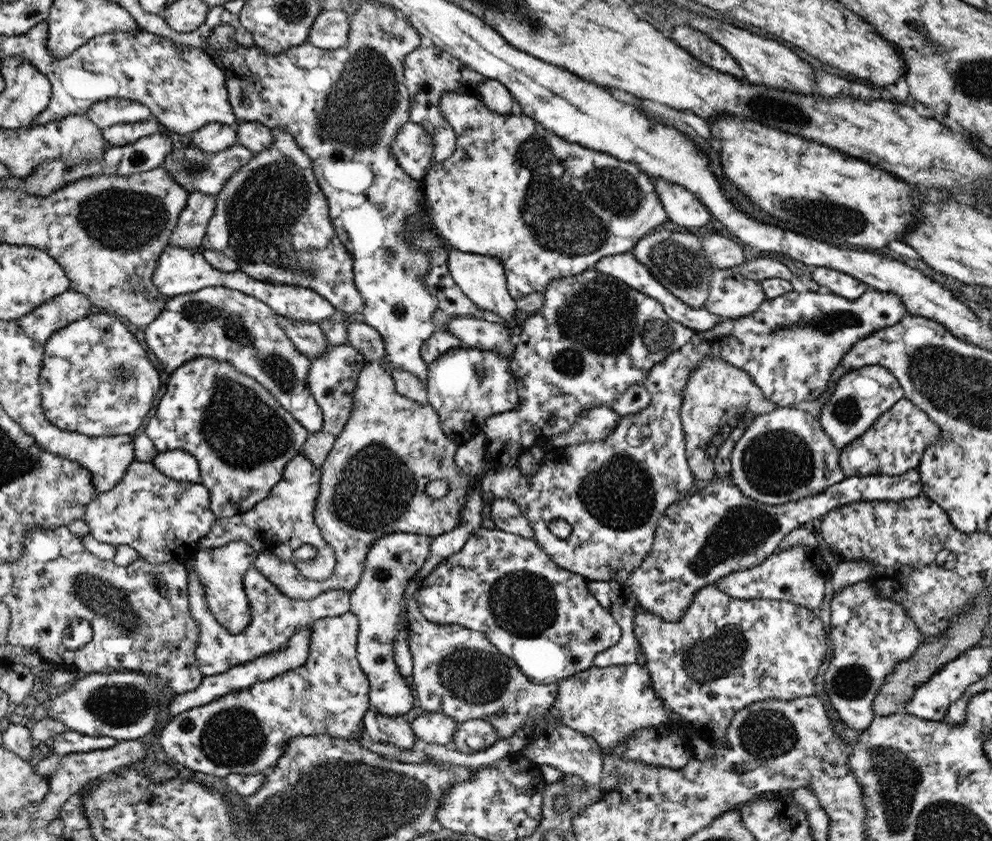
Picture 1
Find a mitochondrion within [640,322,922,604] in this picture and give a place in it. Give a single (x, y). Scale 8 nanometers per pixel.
(779, 461)

